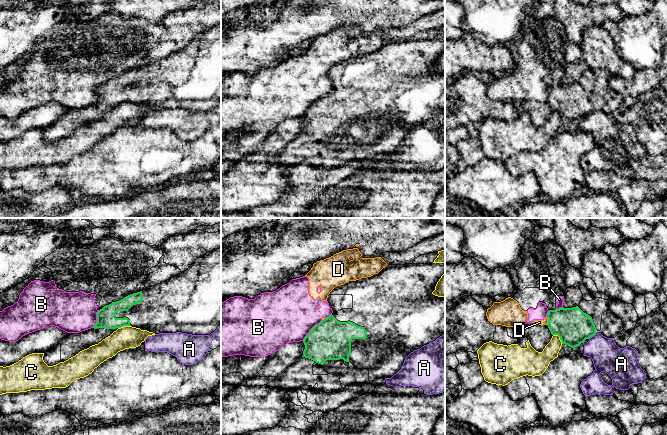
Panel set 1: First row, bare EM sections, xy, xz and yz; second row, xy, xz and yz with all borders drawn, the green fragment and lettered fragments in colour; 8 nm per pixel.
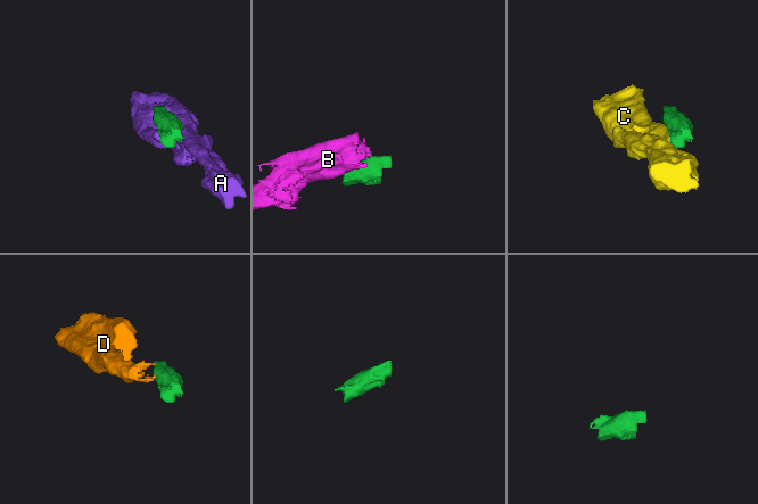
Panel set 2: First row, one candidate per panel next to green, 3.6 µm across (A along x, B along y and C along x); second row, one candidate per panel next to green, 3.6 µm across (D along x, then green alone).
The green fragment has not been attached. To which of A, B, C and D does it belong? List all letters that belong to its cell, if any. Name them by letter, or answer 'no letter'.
no letter

